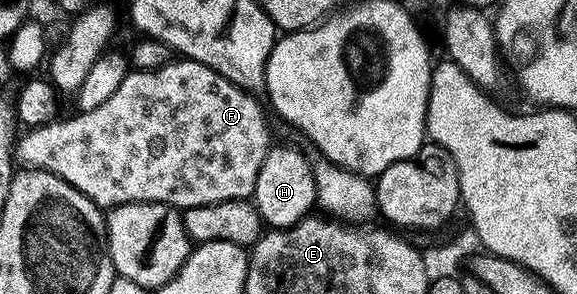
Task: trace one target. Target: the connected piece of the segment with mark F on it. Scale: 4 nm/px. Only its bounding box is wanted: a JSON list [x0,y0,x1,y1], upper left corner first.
[16,58,272,209]

